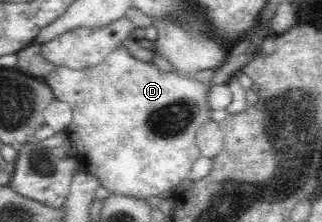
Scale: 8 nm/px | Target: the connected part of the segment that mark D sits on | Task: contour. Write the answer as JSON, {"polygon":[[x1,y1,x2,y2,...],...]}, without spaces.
{"polygon":[[271,21,257,28,252,37,254,43,242,56,234,56,221,64,208,82,201,82,189,76,179,76,175,72,166,72,133,57,125,46,114,49,100,64,85,70,55,66,55,69,43,80,53,90,57,100,72,107,72,121,65,131,77,150,76,159,91,175,94,175,111,194,119,194,139,199,151,198,172,190,181,181,189,177,193,163,201,156,196,144,198,129,211,120,212,109,208,105,208,91,211,85,221,85,235,75,235,71,258,52,259,41,271,35]]}

